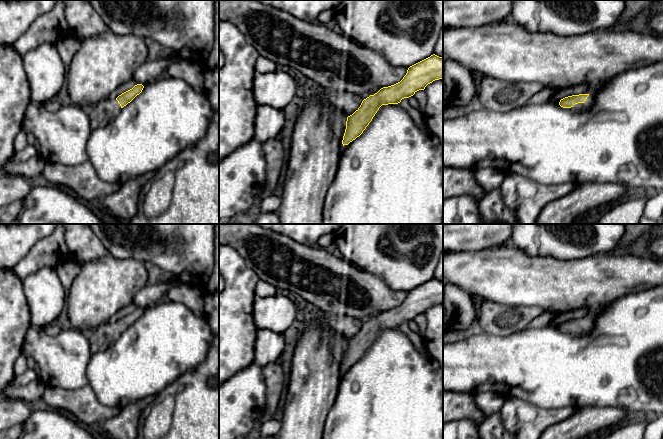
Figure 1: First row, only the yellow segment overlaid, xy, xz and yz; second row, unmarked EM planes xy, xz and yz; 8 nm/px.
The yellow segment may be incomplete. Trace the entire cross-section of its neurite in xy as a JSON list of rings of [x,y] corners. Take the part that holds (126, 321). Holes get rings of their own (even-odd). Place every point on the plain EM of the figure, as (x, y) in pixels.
[[[137,308],[116,323],[105,322],[89,331],[87,335],[92,354],[103,352],[111,347],[121,333],[139,319],[143,312],[142,308]]]

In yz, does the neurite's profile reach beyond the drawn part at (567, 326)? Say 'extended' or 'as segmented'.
extended

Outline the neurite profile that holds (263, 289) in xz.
[[[259,280],[256,289],[255,289],[255,295],[259,297],[271,297],[275,294],[279,293],[279,290],[277,287],[271,283],[268,283],[263,280]]]

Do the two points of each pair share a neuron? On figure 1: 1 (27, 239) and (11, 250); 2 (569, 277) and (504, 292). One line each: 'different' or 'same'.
1: same
2: same

